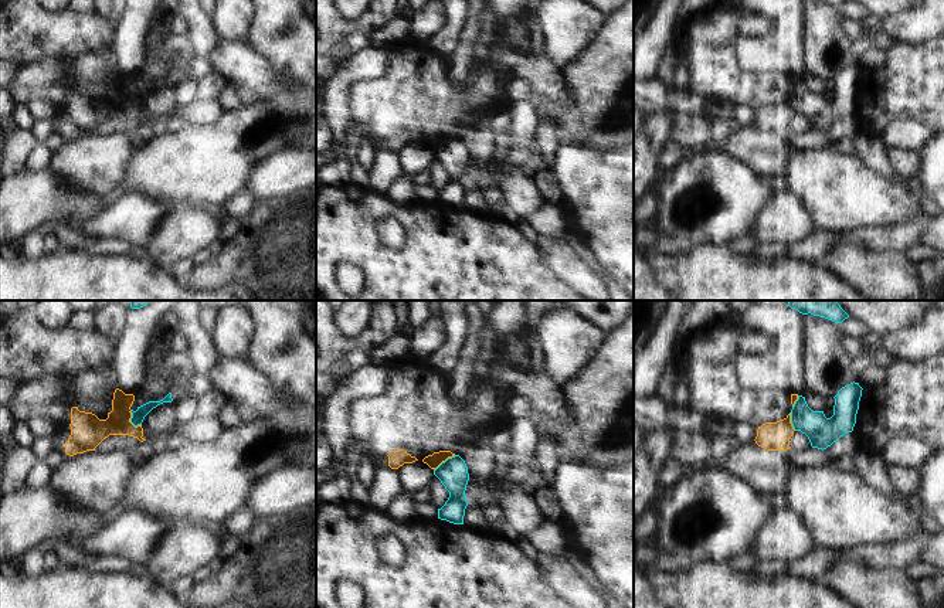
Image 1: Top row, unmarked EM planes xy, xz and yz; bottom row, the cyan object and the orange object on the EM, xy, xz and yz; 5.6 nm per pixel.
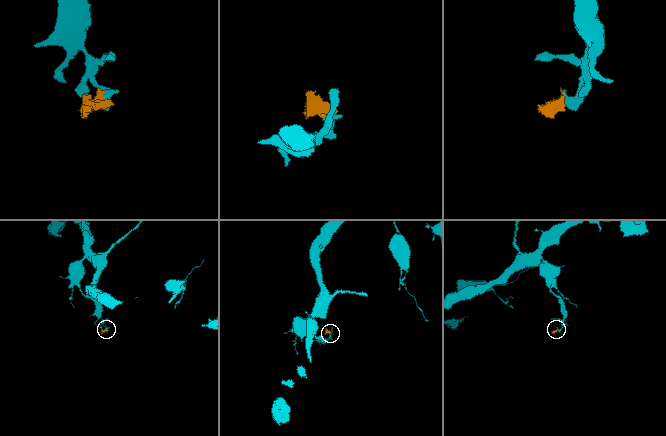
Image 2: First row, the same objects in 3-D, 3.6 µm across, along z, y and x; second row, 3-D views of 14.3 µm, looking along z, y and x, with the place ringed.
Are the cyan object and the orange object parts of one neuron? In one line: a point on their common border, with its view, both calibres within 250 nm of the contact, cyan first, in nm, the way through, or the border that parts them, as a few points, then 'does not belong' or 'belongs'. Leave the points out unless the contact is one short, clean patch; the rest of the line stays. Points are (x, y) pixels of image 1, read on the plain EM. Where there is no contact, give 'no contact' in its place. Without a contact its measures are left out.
meets cyan in xy at (131, 104); 70 nm thick on the cyan side, 190 nm on the other; border along xy (131, 92), (131, 104), (135, 108), (141, 108); does not belong

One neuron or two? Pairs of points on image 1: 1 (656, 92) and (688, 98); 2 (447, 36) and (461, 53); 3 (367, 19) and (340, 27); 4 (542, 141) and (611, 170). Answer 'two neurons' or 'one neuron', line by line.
1: one neuron
2: two neurons
3: one neuron
4: two neurons

